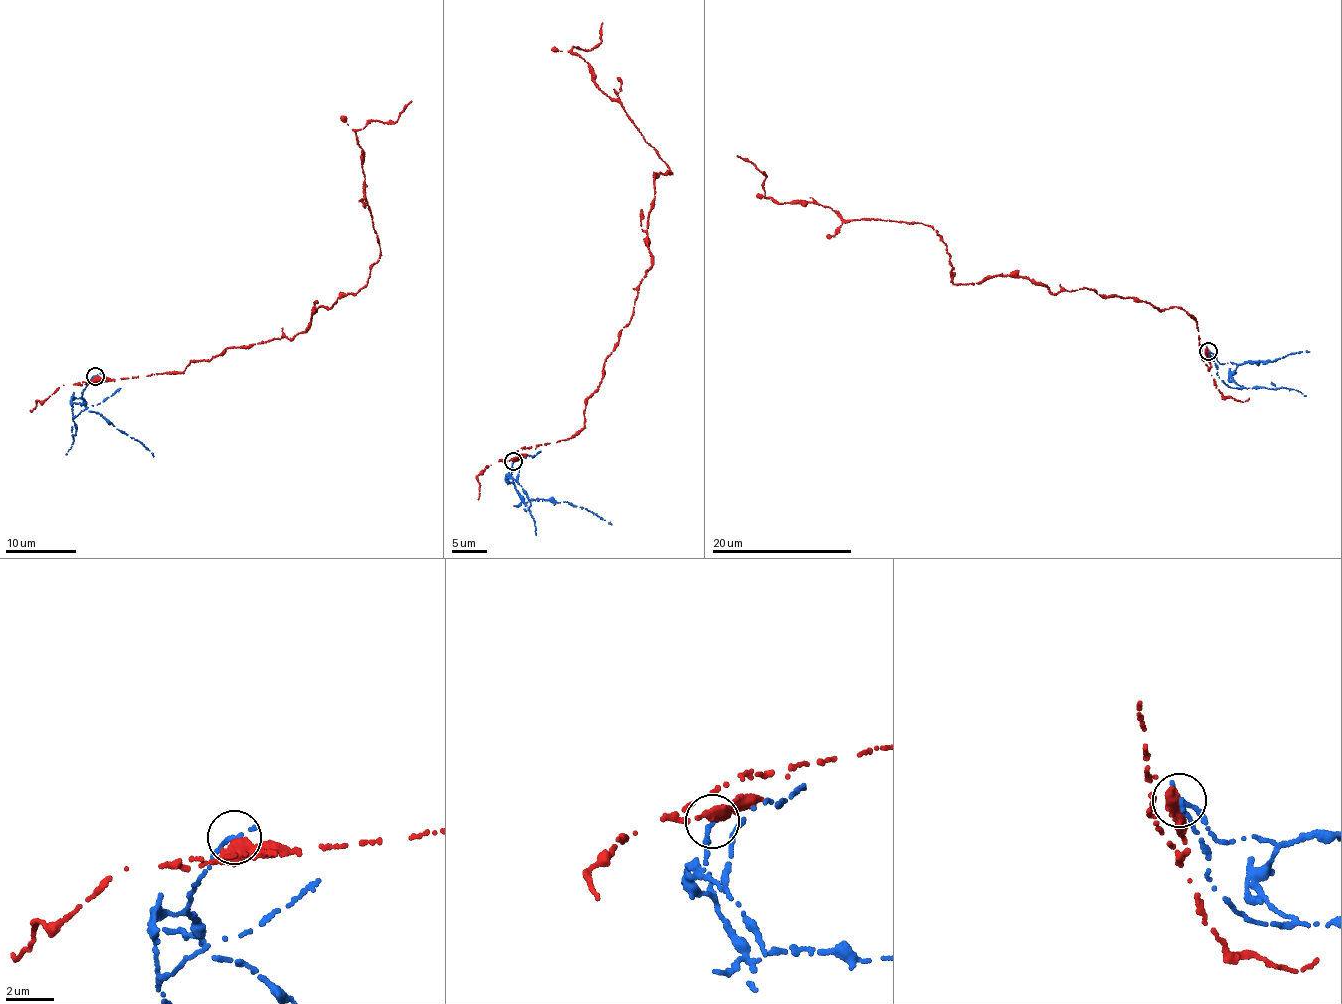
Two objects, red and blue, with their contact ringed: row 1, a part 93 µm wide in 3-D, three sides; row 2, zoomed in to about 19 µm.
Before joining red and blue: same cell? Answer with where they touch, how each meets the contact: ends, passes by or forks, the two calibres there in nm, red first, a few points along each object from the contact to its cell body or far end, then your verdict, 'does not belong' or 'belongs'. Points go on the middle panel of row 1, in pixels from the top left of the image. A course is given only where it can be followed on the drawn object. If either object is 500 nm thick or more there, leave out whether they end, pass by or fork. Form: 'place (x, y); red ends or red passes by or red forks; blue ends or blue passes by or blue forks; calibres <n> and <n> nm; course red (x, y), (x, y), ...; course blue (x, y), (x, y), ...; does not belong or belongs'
place (513, 461); red passes by; blue ends; calibres 360 and 240 nm; course red (514, 462), (520, 448), (584, 426), (652, 265), (655, 175), (672, 173), (572, 52), (600, 42), (602, 23); course blue (514, 462), (512, 474), (516, 491), (524, 500), (569, 502), (611, 524); does not belong

